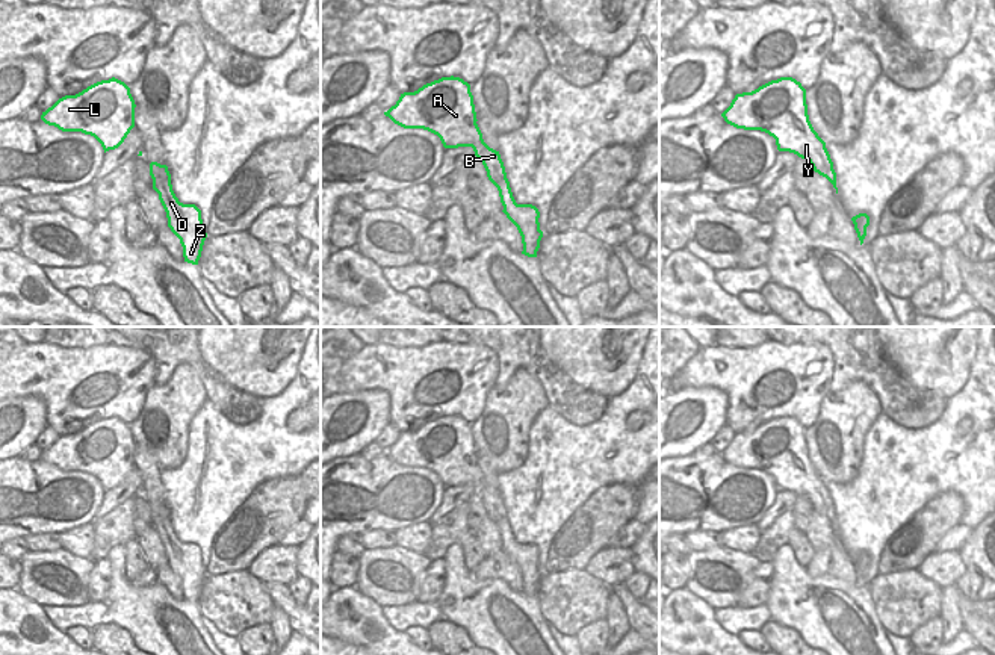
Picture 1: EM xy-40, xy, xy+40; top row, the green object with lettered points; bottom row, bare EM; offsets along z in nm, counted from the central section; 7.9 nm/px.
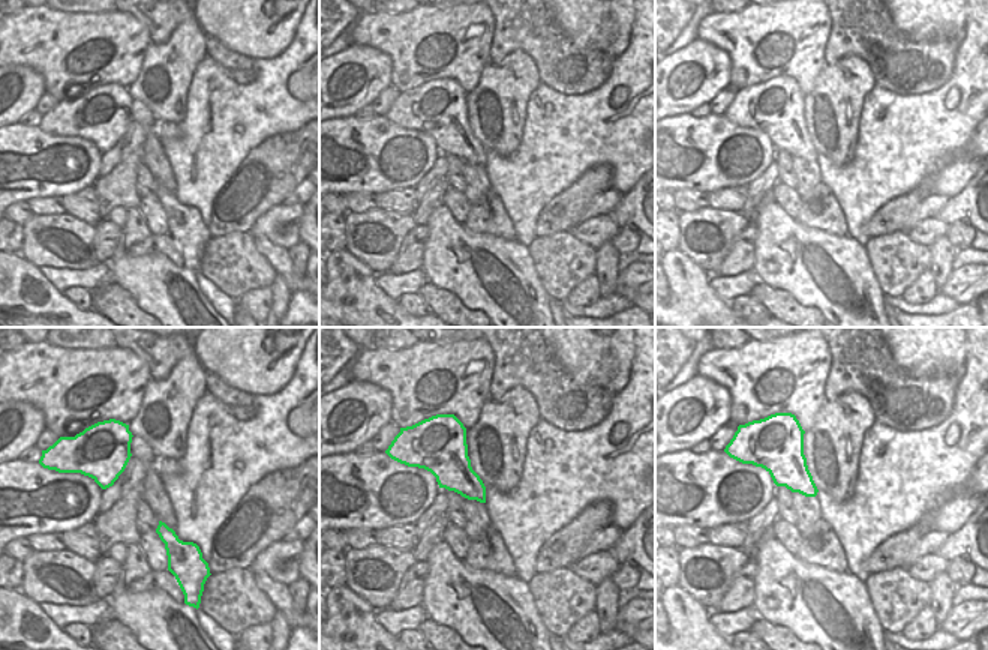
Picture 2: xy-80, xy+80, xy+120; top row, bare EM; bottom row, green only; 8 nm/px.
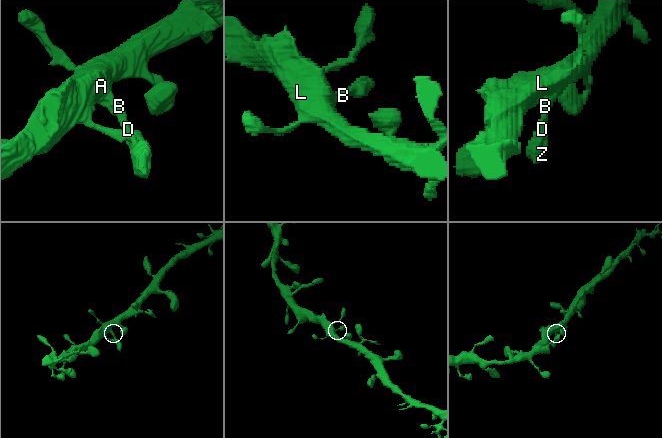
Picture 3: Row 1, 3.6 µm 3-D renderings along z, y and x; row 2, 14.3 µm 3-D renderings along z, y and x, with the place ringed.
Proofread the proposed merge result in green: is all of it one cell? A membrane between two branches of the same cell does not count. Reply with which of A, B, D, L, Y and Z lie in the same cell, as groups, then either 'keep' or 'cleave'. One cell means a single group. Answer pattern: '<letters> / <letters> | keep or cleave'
A B D L Y Z | keep

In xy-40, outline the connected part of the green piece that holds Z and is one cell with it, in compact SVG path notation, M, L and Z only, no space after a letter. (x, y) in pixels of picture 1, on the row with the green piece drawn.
M150 163L153 189L166 212L168 227L180 239L184 262L198 265L207 237L203 227L201 210L195 204L183 204L172 191L171 174L166 165Z

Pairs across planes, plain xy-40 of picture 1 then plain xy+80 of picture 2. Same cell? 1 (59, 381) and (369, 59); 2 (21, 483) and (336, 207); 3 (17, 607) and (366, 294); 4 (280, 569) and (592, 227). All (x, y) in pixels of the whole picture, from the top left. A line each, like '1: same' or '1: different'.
1: different
2: different
3: same
4: same

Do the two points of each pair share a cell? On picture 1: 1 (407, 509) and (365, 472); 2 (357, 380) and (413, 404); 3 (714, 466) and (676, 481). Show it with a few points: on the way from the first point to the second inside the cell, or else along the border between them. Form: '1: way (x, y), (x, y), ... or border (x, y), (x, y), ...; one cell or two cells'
1: way (396, 498), (375, 483); one cell
2: way (371, 380), (389, 380), (399, 391); one cell
3: way (705, 471), (691, 481), (685, 481); one cell

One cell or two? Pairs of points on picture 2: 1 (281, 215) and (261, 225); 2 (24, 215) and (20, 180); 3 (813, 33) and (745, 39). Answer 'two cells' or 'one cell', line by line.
1: one cell
2: two cells
3: one cell

